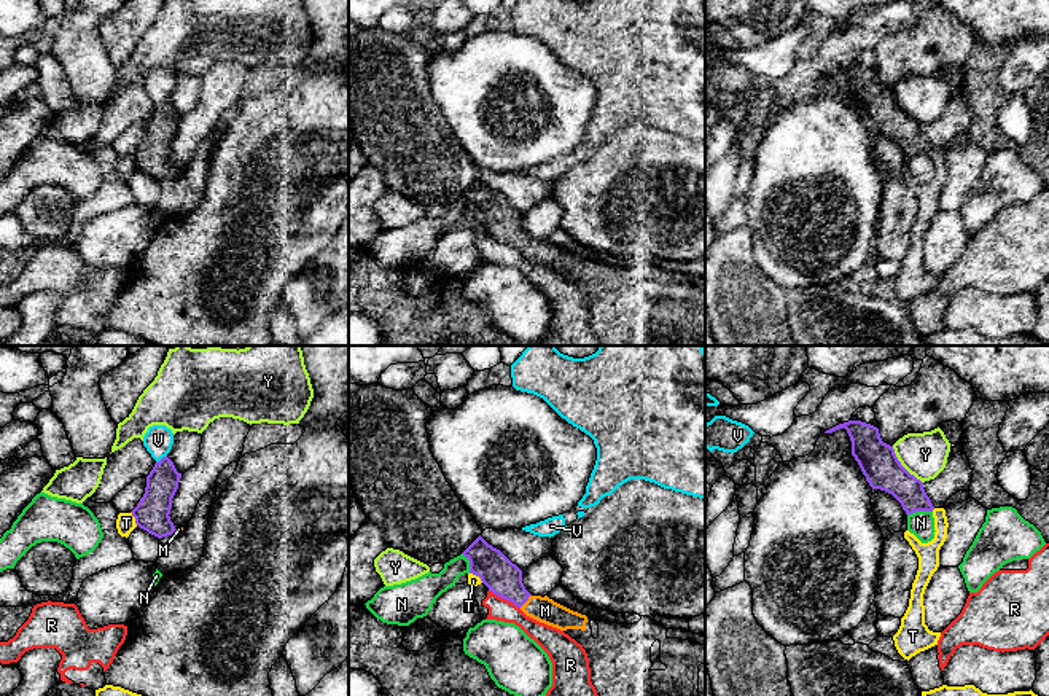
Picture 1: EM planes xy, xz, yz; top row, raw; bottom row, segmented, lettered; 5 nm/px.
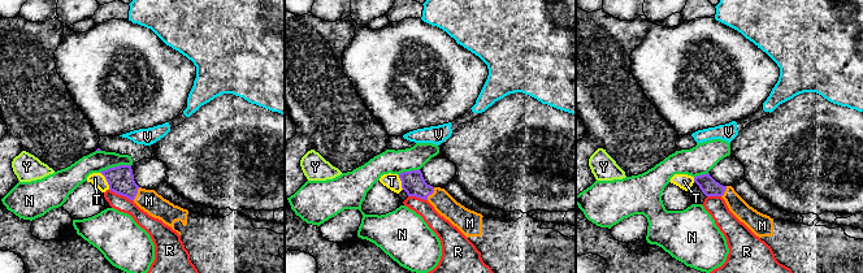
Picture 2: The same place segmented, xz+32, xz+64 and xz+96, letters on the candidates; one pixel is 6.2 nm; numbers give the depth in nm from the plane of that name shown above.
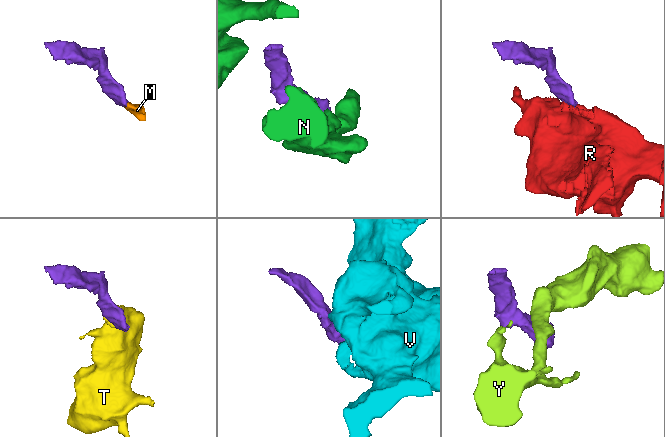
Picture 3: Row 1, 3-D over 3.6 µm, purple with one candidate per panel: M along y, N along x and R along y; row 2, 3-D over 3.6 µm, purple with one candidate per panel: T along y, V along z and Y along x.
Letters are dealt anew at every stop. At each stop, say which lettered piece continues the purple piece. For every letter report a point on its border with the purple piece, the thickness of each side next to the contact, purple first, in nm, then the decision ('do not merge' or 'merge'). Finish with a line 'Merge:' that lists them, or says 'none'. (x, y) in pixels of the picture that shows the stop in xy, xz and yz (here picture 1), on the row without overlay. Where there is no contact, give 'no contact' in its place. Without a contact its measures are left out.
M: xz (526, 244) | 180/130 nm | merge
N: yz (919, 153) | 170/130 nm | do not merge
R: xz (505, 241) | 180/110 nm | do not merge
T: xy (136, 163) | 170/100 nm | do not merge
V: xy (163, 101) | 160/150 nm | do not merge
Y: yz (901, 109) | 190/220 nm | do not merge
Merge: M

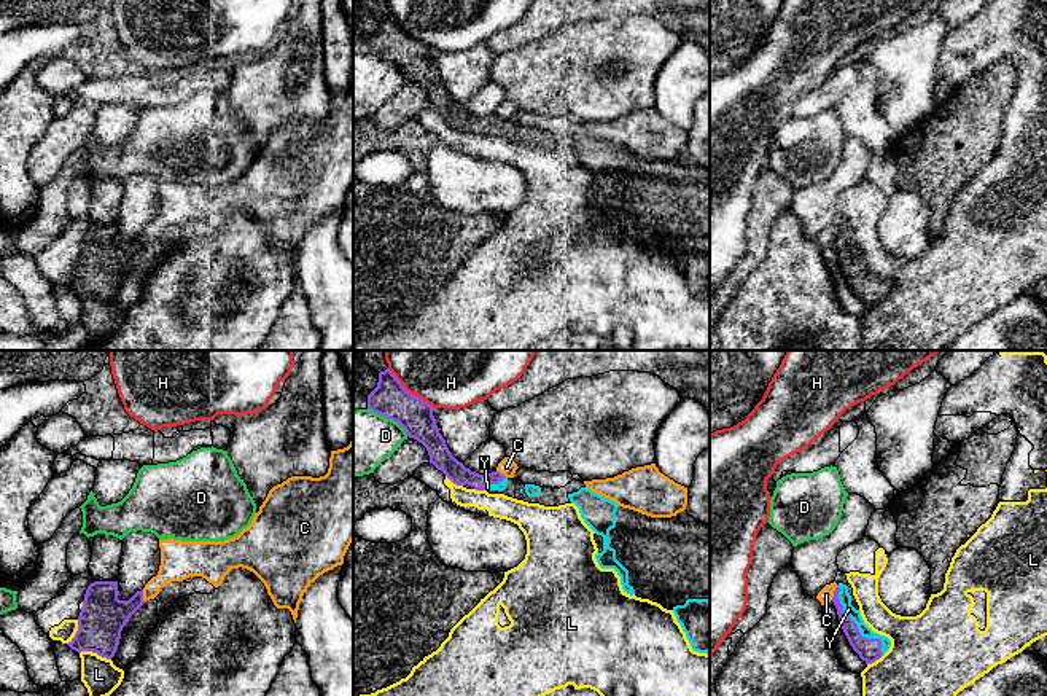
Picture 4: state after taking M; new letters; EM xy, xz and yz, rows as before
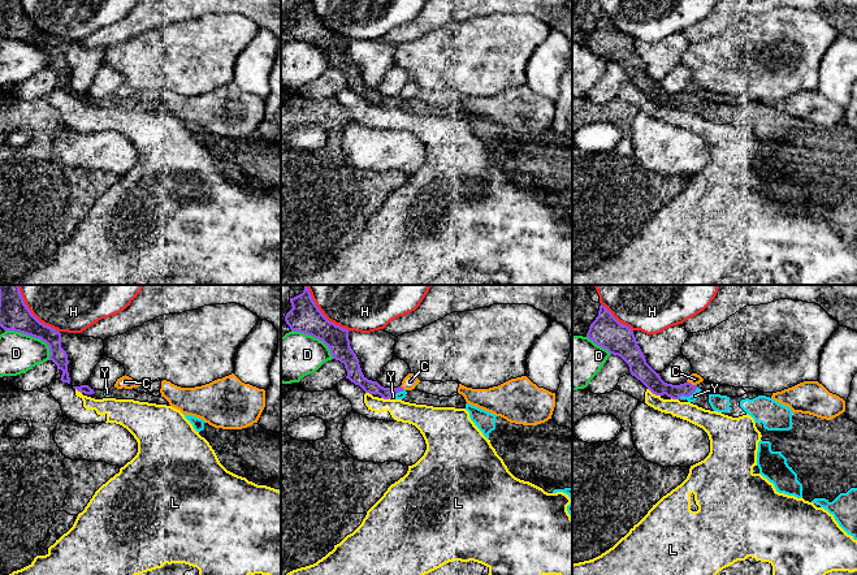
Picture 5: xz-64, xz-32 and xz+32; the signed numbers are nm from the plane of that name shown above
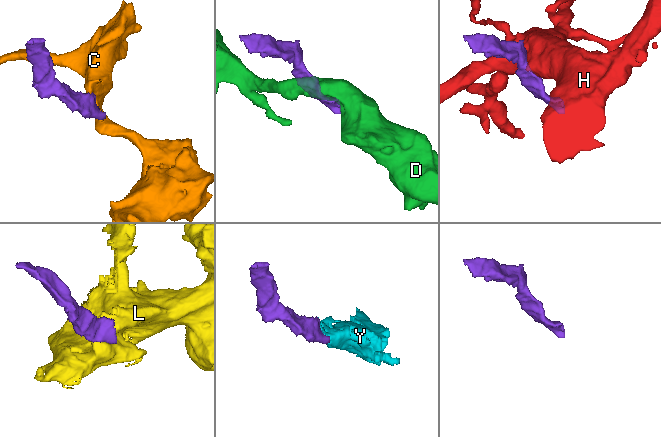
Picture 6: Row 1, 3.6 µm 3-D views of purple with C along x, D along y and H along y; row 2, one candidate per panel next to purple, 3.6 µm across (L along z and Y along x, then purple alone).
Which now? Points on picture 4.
C: yz (834, 236) | 80/70 nm | do not merge
D: xz (389, 61) | 180/320 nm | do not merge
H: xz (408, 35) | 180/260 nm | do not merge
L: xy (96, 295) | 240/180 nm | do not merge
Y: yz (856, 269) | 120/60 nm | merge
Merge: Y

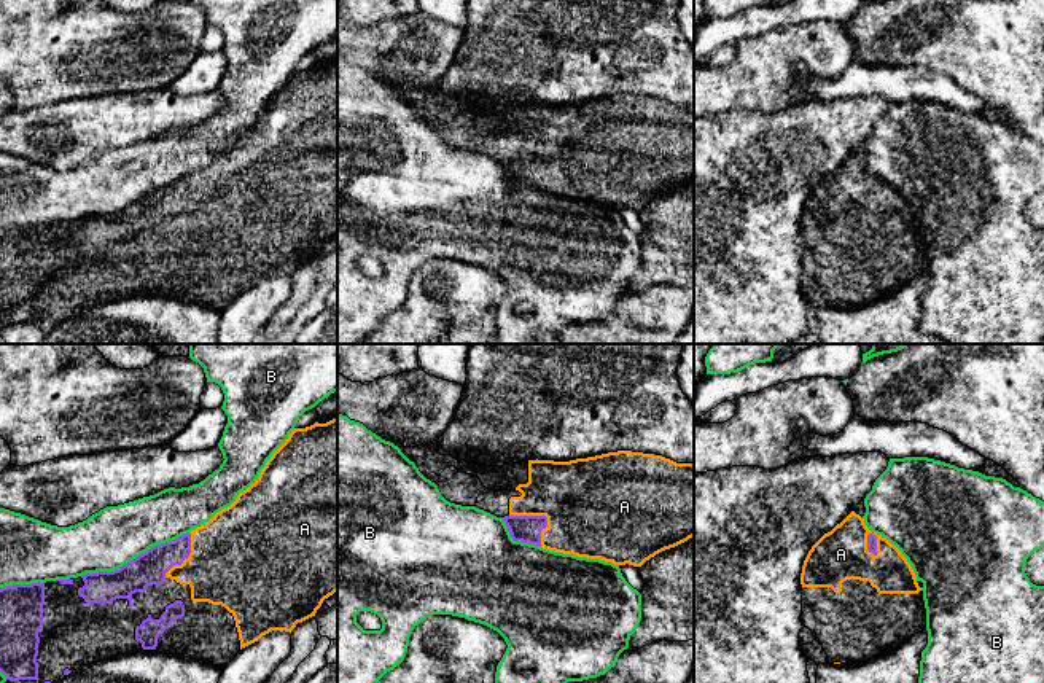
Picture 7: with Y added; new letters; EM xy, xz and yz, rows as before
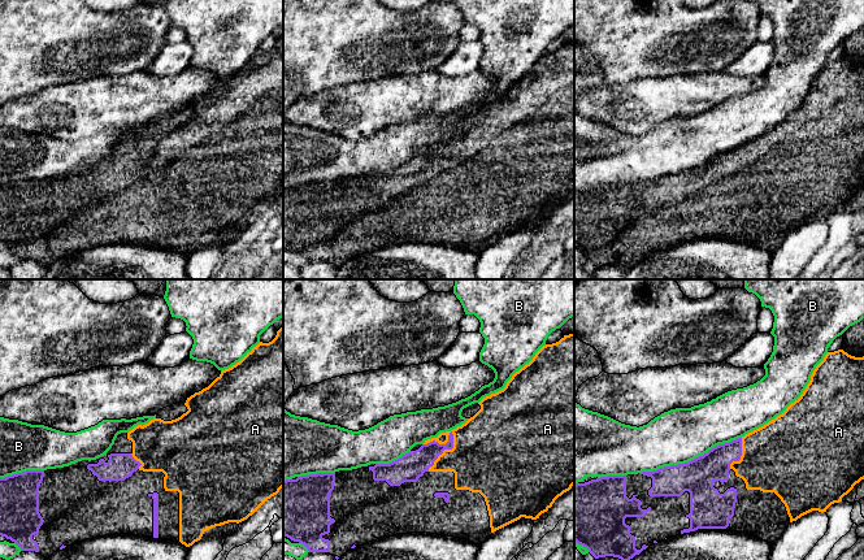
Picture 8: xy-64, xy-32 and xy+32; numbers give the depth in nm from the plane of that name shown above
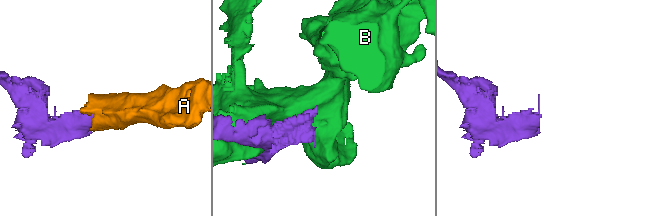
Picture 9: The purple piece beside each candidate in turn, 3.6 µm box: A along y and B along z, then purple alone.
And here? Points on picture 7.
A: xz (541, 160) | 140/460 nm | merge
B: xy (136, 201) | 170/300 nm | do not merge
Merge: A

